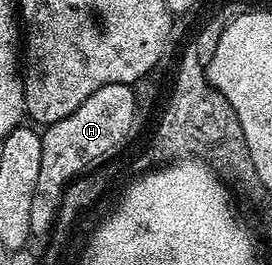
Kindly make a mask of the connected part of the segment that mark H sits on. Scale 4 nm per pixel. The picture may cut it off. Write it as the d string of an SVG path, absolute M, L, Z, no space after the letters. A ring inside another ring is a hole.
M120 83L105 85L92 91L92 95L88 95L88 99L84 99L84 103L80 103L72 115L45 126L40 151L40 175L36 178L36 191L32 195L28 219L31 238L46 239L51 236L67 186L93 166L94 157L102 156L121 140L121 136L125 136L131 114L140 111L140 101L138 97L134 98L134 91L131 86Z

